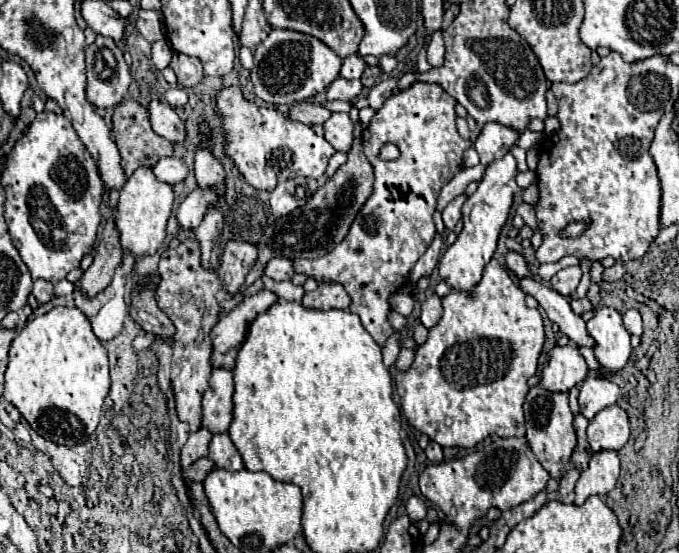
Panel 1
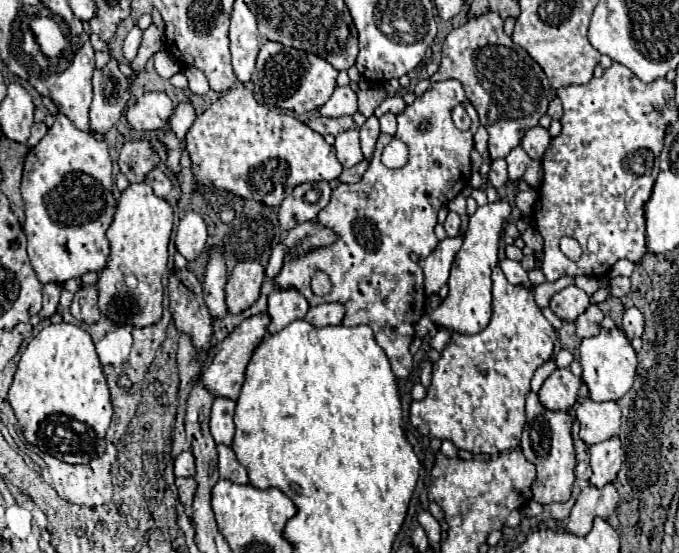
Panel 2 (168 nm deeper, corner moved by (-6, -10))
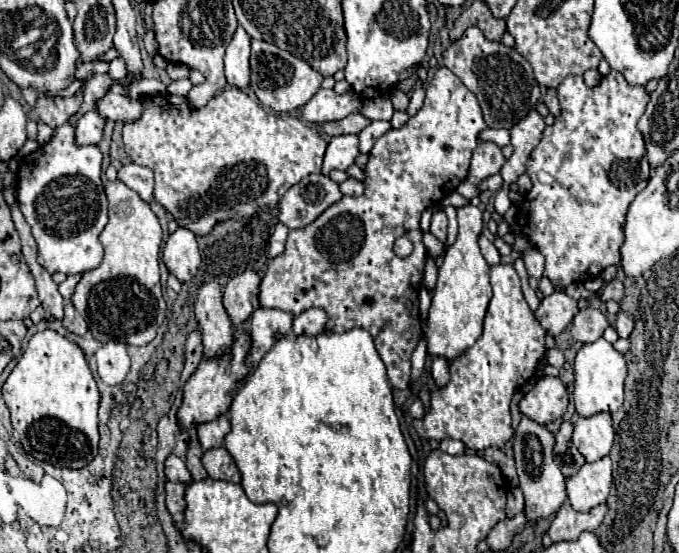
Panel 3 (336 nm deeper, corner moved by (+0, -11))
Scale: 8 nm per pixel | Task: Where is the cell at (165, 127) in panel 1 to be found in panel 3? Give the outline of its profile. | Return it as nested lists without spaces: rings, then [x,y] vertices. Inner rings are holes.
[[[108,92],[102,100],[96,104],[98,112],[114,122],[136,122],[142,118],[142,98],[130,98],[122,96],[118,92]]]

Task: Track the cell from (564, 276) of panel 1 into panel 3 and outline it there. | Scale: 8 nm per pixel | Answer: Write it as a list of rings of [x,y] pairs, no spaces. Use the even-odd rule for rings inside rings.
[[[554,292],[540,302],[534,316],[544,330],[556,336],[572,322],[576,312],[578,312],[578,302],[574,298],[570,298],[566,292]]]

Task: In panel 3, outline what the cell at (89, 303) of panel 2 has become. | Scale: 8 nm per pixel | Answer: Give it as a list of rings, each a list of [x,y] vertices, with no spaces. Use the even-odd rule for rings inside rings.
[[[68,302],[66,304],[66,310],[64,310],[64,320],[62,320],[62,324],[70,330],[70,332],[74,332],[74,334],[80,334],[80,336],[84,336],[86,334],[86,330],[88,330],[88,326],[86,326],[86,322],[84,322],[84,318],[80,316],[80,312]]]

